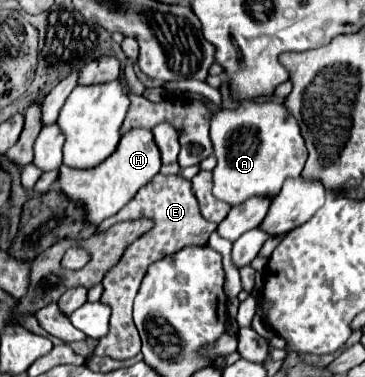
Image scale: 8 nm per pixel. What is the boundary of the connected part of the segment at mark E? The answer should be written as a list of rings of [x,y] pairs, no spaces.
[[[179,175],[153,177],[153,181],[149,181],[149,185],[145,185],[145,187],[141,187],[139,193],[133,197],[133,201],[129,201],[129,205],[125,205],[119,212],[121,213],[105,219],[97,227],[97,233],[101,233],[115,223],[121,223],[121,221],[137,221],[137,219],[153,221],[153,227],[147,233],[143,233],[141,237],[137,237],[125,249],[125,253],[121,255],[117,265],[113,269],[109,269],[102,280],[104,291],[101,300],[107,300],[111,306],[111,316],[109,333],[97,341],[97,347],[101,347],[99,349],[101,355],[109,355],[113,359],[131,359],[141,351],[141,339],[139,339],[139,333],[133,323],[133,297],[139,291],[139,283],[141,283],[147,267],[151,263],[183,249],[185,245],[205,245],[209,241],[209,235],[217,229],[217,225],[203,219],[203,215],[199,213],[199,207],[197,207],[197,199],[191,191],[191,181],[187,181]]]

